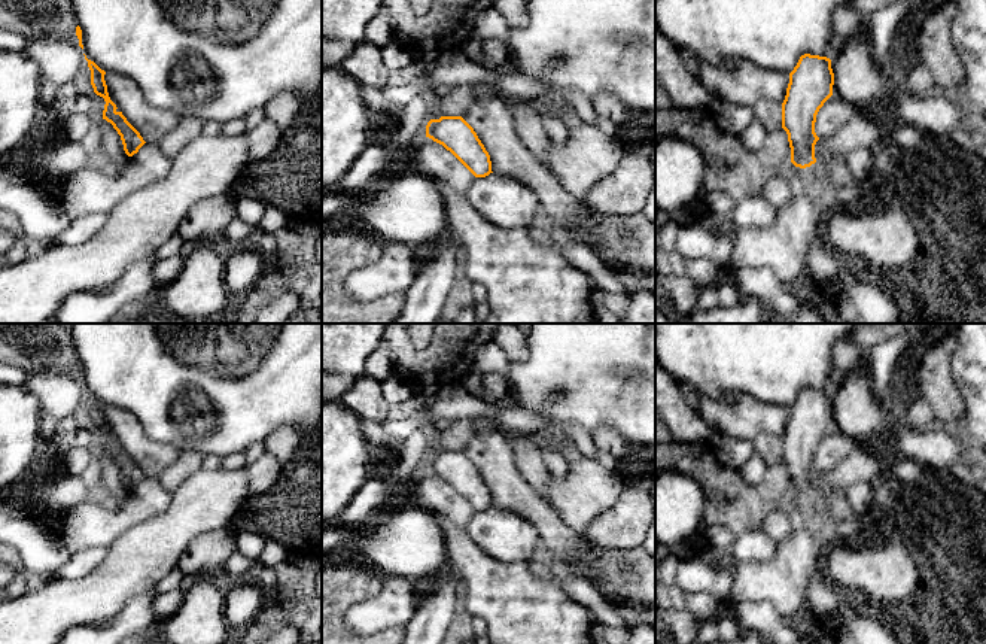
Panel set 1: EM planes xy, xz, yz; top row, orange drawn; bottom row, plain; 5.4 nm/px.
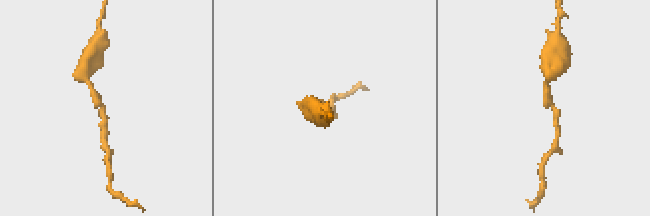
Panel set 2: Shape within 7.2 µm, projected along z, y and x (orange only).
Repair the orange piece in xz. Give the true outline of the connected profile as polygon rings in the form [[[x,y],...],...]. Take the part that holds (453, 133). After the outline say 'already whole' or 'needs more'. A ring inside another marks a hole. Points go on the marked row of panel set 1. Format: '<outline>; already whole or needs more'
[[[462,116],[430,119],[426,125],[426,137],[450,151],[475,177],[493,173],[489,152]]]; already whole

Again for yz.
[[[804,54],[789,73],[782,103],[782,128],[788,134],[791,162],[795,167],[806,168],[816,162],[816,115],[833,95],[833,85],[834,73],[827,57]]]; already whole

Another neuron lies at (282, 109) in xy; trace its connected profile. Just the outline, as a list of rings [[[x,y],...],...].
[[[282,91],[267,103],[265,119],[274,122],[283,131],[292,124],[299,109],[299,100],[290,91]]]

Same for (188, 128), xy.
[[[183,116],[156,145],[165,157],[173,160],[188,143],[203,134],[204,124],[203,119]]]

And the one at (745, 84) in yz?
[[[743,60],[731,69],[699,61],[697,80],[709,94],[725,103],[752,107],[761,100],[782,104],[789,75],[760,69]]]

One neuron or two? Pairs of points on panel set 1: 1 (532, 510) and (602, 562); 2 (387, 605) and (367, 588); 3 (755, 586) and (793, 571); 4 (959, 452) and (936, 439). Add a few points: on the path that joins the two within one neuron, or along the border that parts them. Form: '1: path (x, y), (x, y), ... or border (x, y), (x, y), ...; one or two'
1: border (590, 547), (586, 562), (589, 580); two
2: border (385, 582), (377, 594), (356, 601), (346, 613); two
3: path (764, 582), (784, 577); one
4: path (953, 449), (946, 449), (942, 444); one

